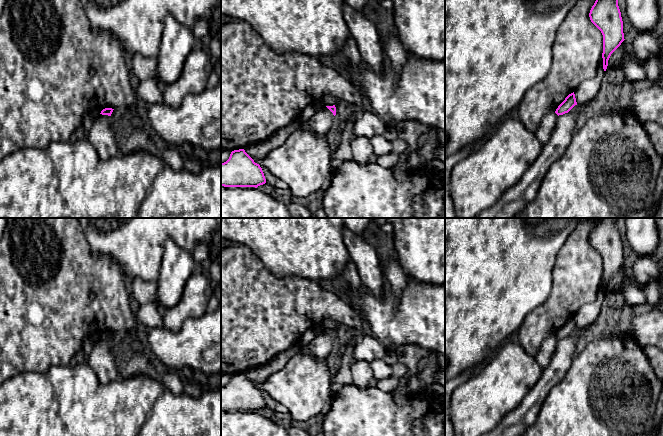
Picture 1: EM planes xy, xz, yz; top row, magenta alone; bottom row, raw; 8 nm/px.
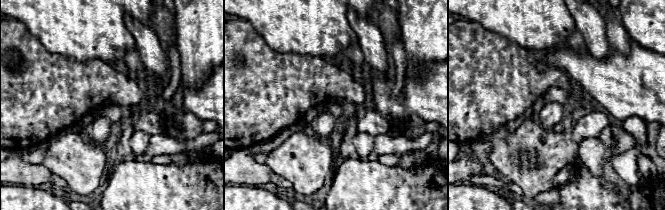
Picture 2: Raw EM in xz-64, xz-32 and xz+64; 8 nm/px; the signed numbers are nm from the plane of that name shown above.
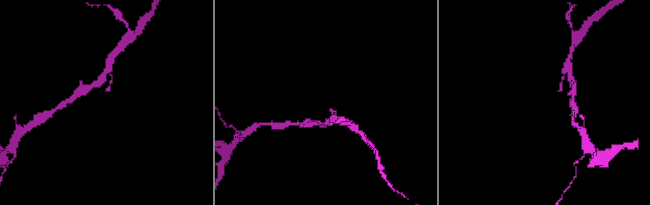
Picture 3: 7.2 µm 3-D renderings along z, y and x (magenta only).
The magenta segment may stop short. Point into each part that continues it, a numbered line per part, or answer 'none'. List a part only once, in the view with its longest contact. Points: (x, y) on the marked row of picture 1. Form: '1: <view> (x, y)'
none

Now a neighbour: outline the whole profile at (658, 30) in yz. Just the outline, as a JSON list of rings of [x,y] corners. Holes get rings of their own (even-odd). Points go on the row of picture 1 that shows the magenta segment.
[[[663,0],[656,1],[659,9],[659,19],[655,28],[649,33],[655,35],[660,42],[661,51],[659,53],[659,57],[661,58],[661,73],[659,77],[663,77]]]

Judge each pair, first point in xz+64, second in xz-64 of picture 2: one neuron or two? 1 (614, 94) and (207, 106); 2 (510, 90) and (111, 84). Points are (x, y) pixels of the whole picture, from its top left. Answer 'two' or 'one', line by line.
1: one
2: one

